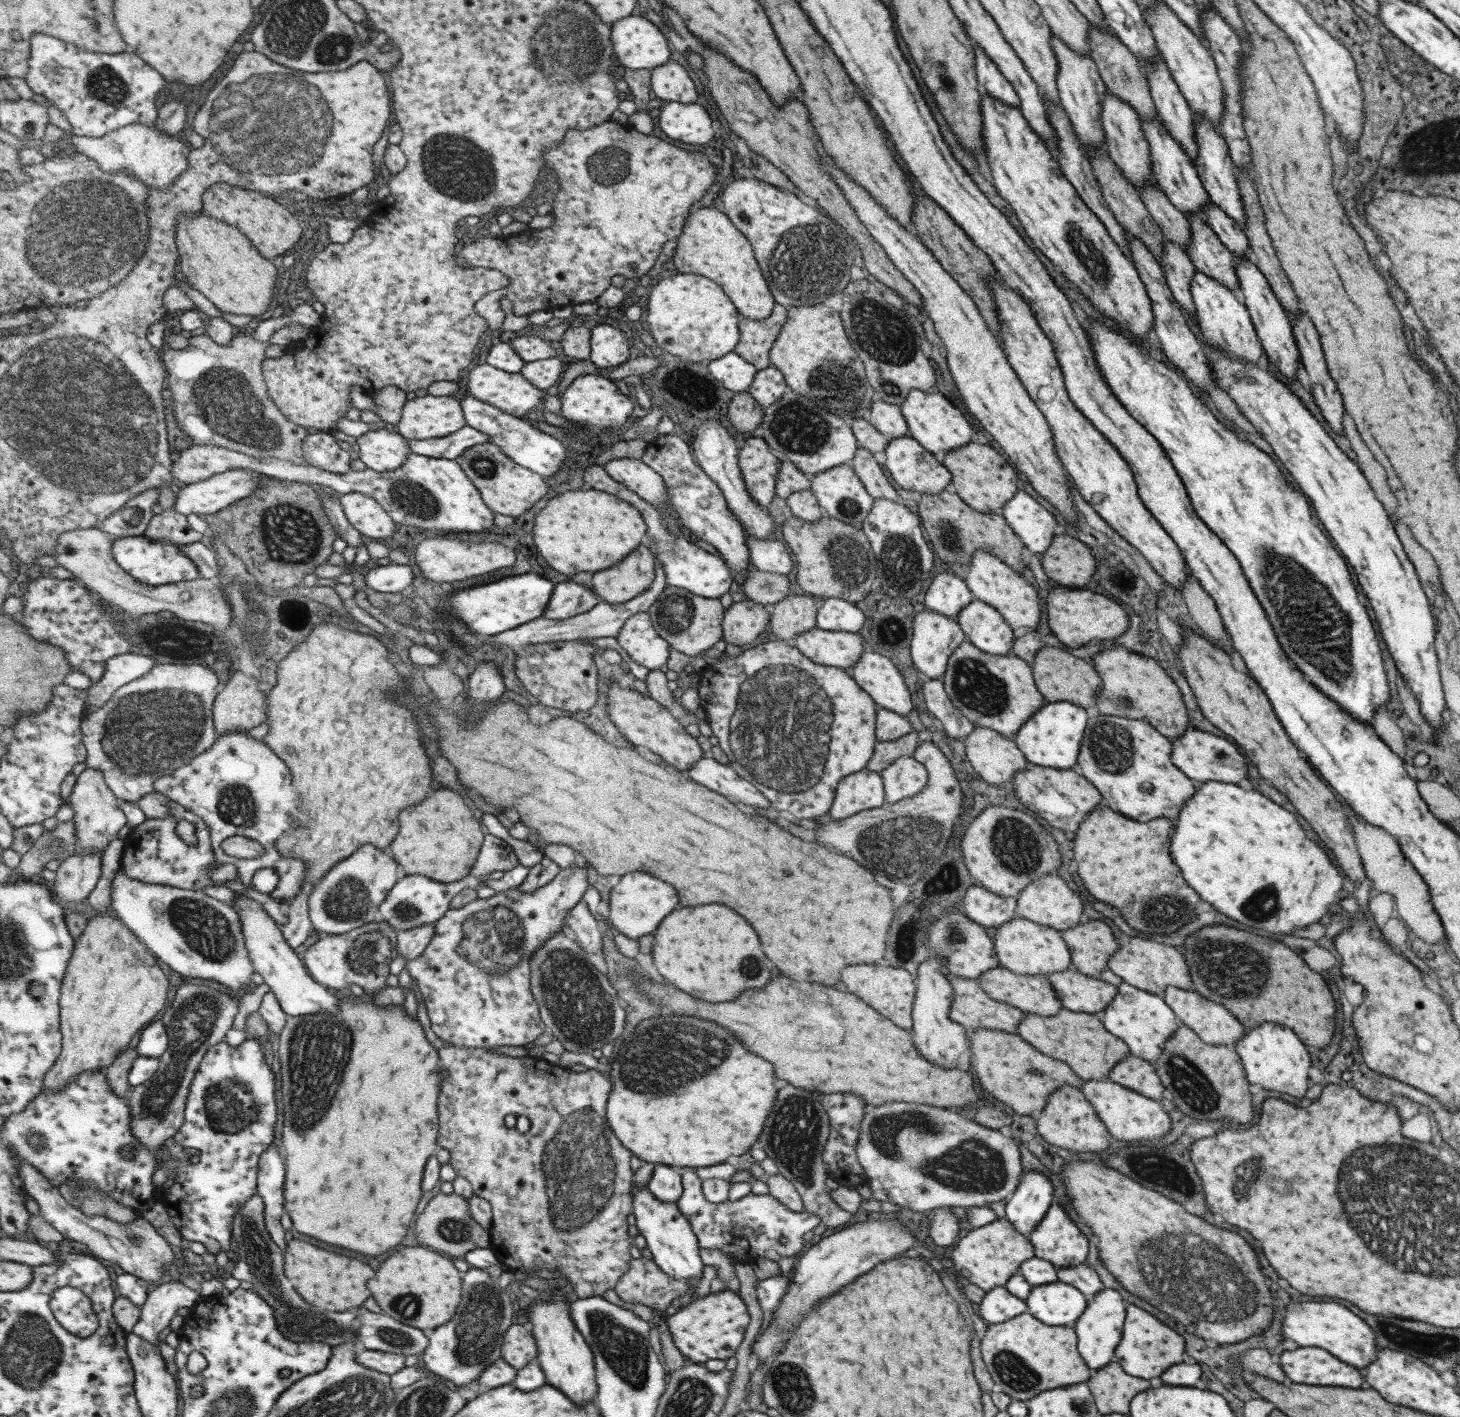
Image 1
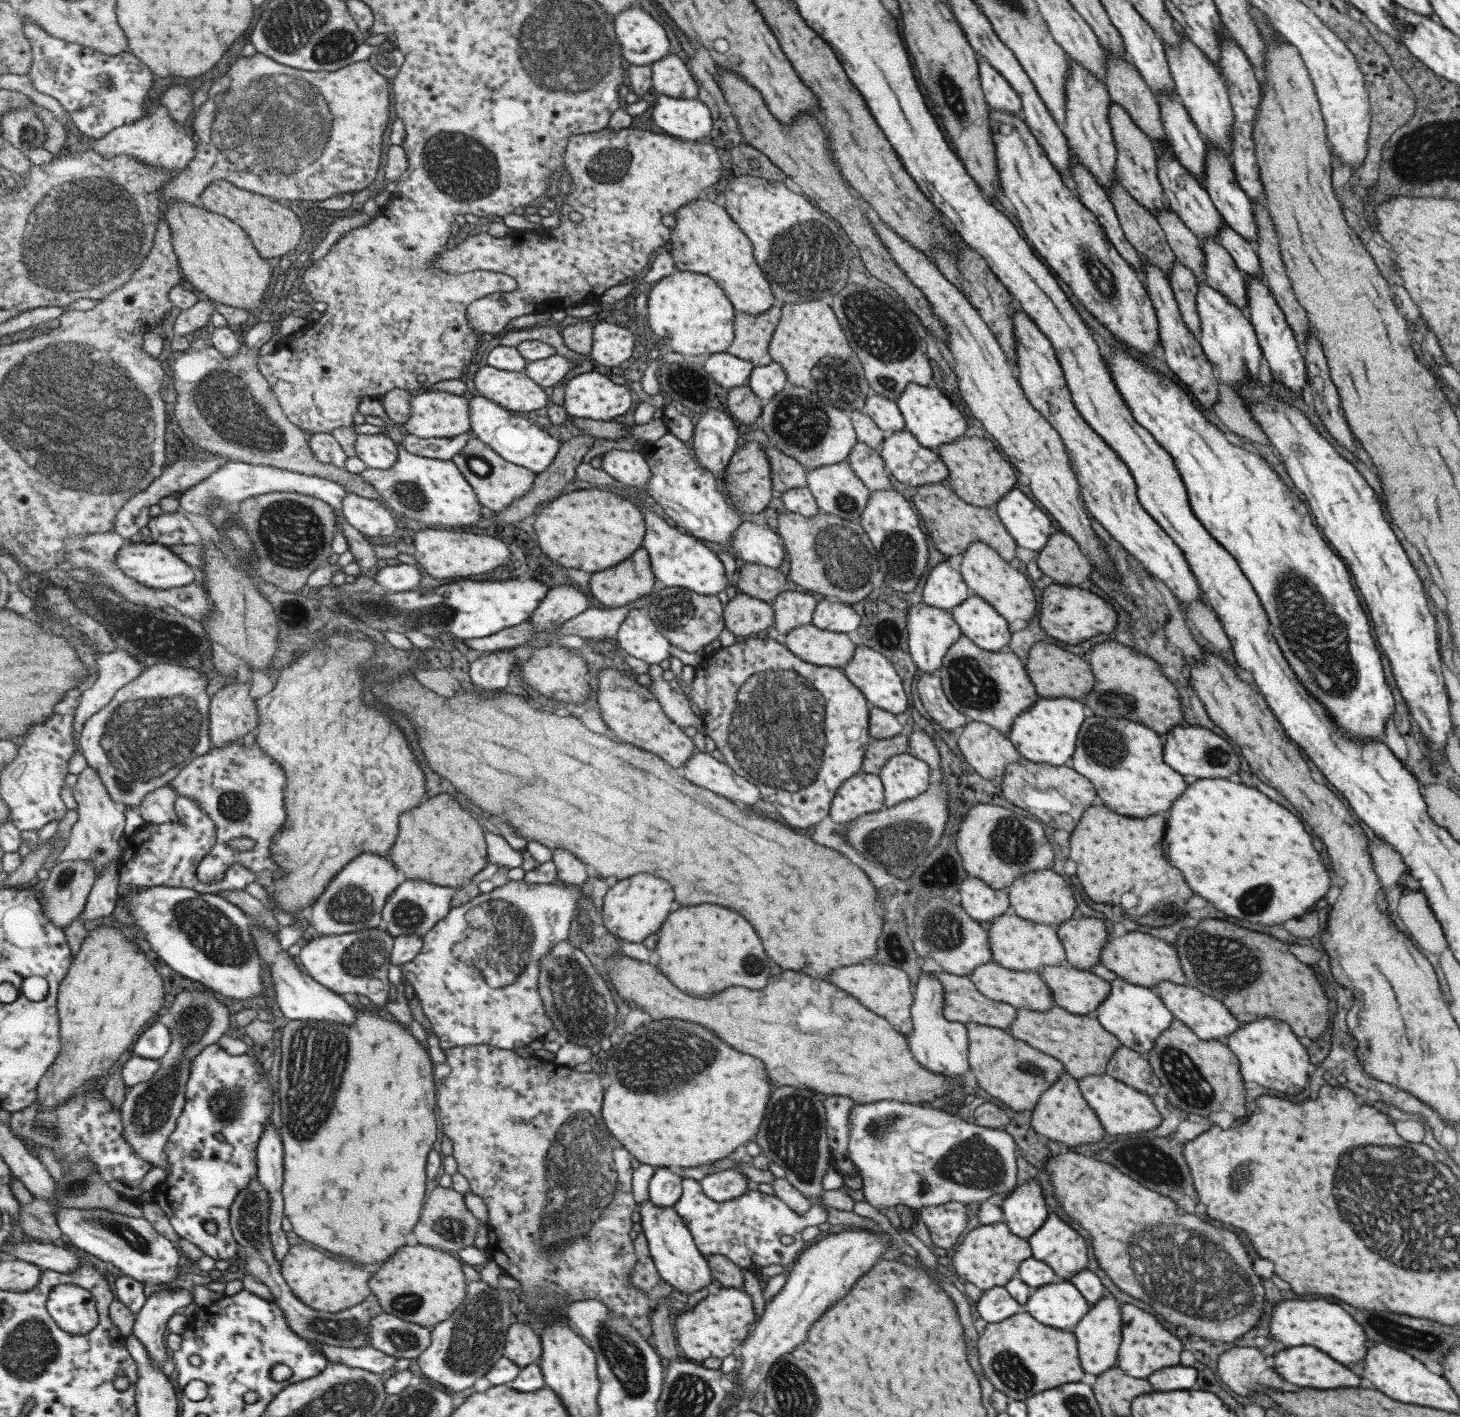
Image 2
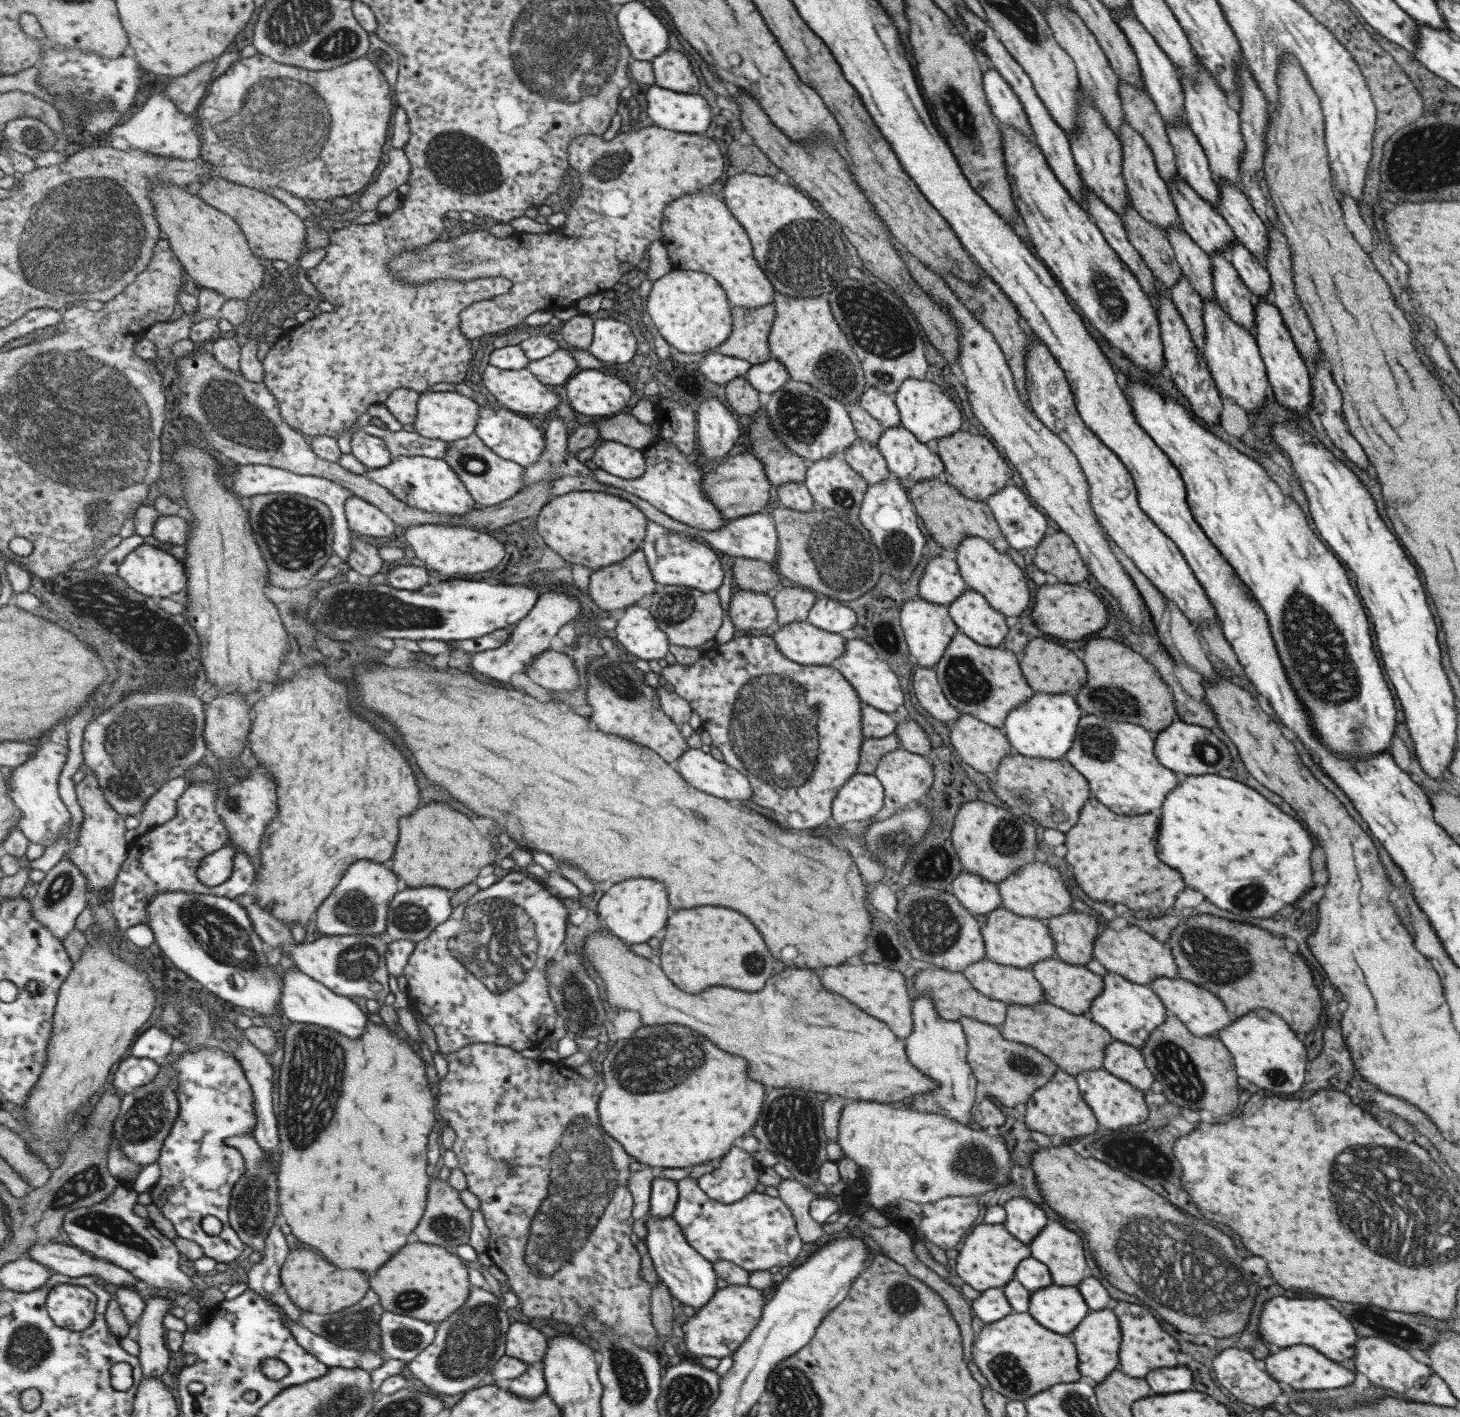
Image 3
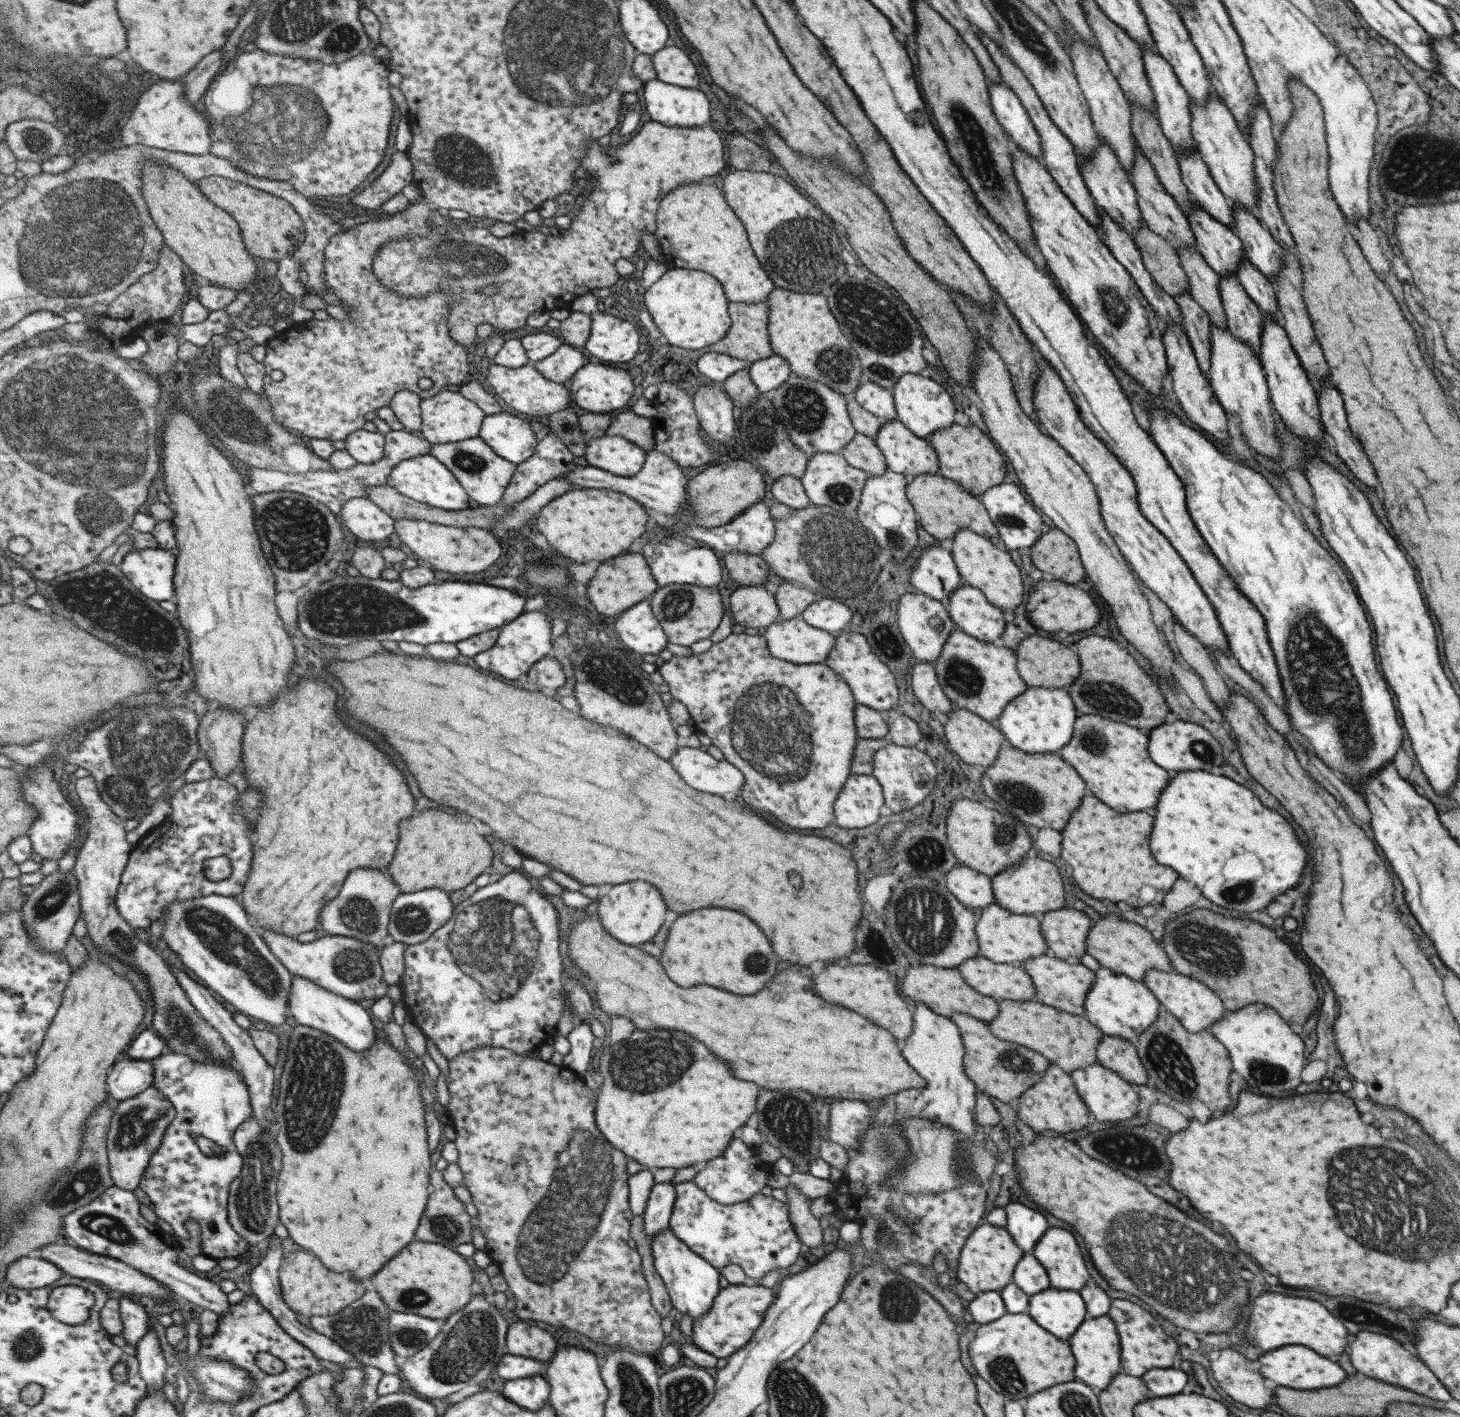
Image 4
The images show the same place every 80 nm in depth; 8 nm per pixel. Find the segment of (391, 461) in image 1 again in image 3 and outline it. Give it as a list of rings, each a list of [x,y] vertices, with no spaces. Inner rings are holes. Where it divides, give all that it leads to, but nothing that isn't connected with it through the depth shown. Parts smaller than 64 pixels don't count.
[[[362,429],[352,435],[351,452],[371,470],[382,469],[391,464],[392,454],[385,439],[367,434]]]

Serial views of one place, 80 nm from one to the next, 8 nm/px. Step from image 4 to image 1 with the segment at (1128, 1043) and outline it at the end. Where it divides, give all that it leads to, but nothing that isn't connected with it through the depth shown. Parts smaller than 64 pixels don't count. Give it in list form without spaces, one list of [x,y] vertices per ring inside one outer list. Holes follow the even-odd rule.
[[[1131,1054],[1119,1061],[1109,1071],[1108,1079],[1143,1095],[1145,1098],[1160,1101],[1163,1085],[1154,1071],[1152,1064]]]

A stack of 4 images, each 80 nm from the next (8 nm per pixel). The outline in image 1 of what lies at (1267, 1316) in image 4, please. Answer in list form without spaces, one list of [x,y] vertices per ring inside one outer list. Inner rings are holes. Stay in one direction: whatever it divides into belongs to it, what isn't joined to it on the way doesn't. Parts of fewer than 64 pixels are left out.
[[[1297,1302],[1289,1304],[1283,1316],[1283,1338],[1295,1340],[1297,1346],[1317,1346],[1331,1352],[1341,1362],[1363,1368],[1373,1362],[1373,1330],[1335,1302]]]

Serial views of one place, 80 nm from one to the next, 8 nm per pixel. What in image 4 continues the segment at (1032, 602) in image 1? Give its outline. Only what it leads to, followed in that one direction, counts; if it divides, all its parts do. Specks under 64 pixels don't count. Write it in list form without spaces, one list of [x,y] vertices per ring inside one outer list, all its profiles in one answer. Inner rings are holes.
[[[961,529],[953,535],[950,554],[963,583],[983,593],[989,604],[1002,610],[1014,610],[1023,600],[1023,584],[1017,561],[969,529]]]

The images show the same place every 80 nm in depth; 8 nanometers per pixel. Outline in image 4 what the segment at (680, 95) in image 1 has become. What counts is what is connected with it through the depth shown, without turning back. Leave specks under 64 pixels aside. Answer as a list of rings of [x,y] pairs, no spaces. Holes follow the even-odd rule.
[[[672,45],[653,55],[653,63],[658,80],[667,84],[696,88],[699,82],[697,70],[693,68],[691,60],[677,46]]]

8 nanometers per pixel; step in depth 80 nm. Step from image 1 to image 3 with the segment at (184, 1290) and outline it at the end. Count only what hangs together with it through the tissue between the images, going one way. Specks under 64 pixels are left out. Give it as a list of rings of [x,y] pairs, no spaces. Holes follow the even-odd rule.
[[[150,1297],[146,1301],[144,1313],[138,1318],[136,1339],[140,1344],[144,1374],[160,1377],[167,1372],[171,1362],[171,1351],[166,1343],[163,1320],[169,1314],[171,1301],[163,1297]]]

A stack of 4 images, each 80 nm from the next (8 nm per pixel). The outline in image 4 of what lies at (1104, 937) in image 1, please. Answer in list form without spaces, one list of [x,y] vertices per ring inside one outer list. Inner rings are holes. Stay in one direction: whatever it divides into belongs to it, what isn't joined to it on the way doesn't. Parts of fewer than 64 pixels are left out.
[[[1067,906],[1044,912],[1038,918],[1048,954],[1071,964],[1079,963],[1086,953],[1086,936],[1091,919],[1079,909]]]

